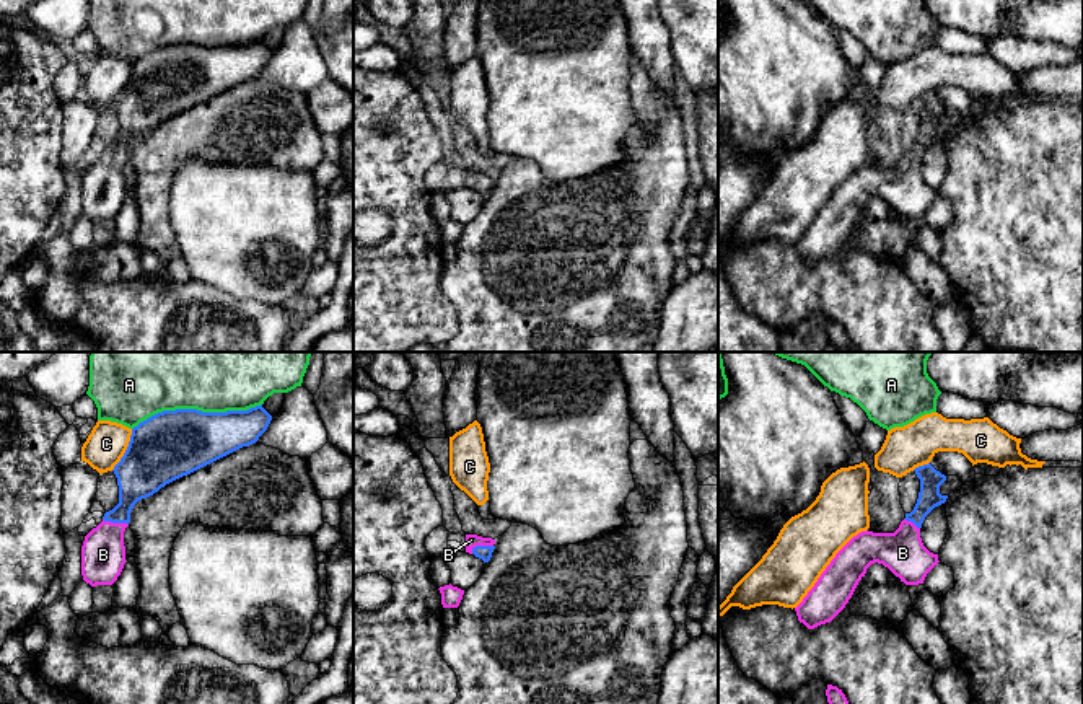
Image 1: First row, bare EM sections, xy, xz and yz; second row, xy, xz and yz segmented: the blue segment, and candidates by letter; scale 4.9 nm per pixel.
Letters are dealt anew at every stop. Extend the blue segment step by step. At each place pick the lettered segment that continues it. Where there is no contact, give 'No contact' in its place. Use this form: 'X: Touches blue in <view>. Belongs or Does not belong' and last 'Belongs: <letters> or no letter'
A: Touches blue in xy. Does not belong
B: Touches blue in xz. Belongs
C: Touches blue in xy. Does not belong
Belongs: B

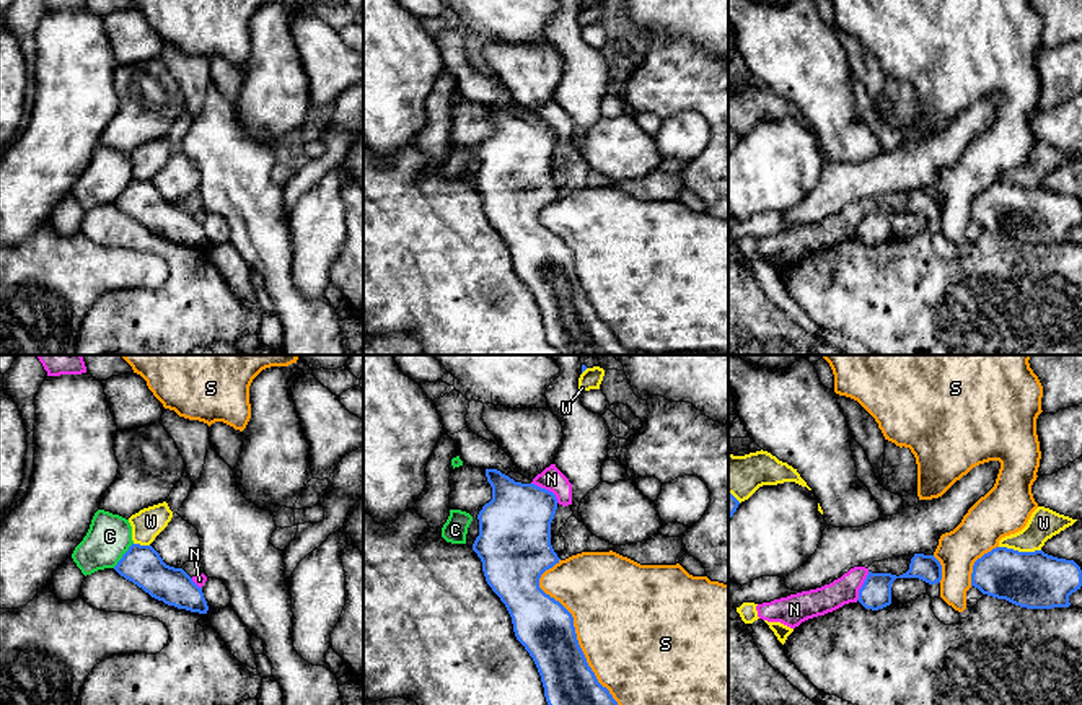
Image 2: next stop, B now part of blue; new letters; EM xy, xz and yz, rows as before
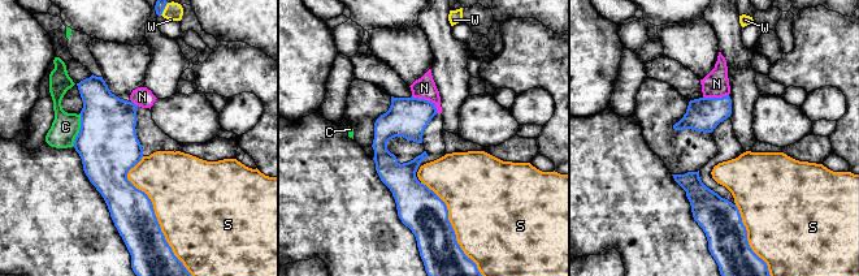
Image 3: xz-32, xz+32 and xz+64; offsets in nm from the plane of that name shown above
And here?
C: Touches blue in xy. Does not belong
N: Touches blue in xz. Does not belong
S: Touches blue in xz. Does not belong
W: Touches blue in yz. Does not belong
Belongs: no letter

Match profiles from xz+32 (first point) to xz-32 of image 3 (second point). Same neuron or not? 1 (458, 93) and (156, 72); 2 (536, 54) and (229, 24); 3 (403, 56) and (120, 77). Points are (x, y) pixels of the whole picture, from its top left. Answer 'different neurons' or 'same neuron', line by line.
1: same neuron
2: different neurons
3: same neuron

